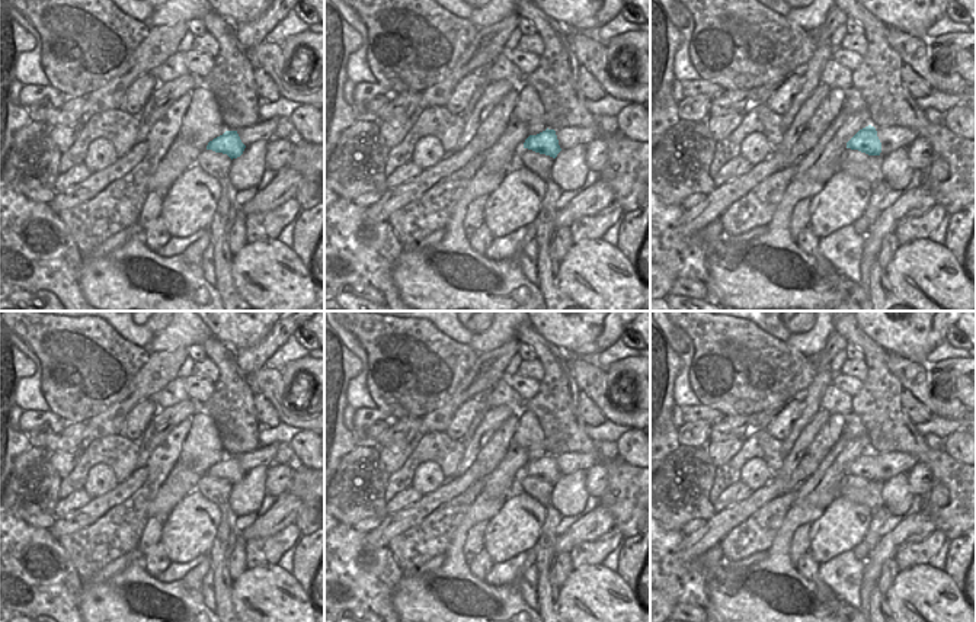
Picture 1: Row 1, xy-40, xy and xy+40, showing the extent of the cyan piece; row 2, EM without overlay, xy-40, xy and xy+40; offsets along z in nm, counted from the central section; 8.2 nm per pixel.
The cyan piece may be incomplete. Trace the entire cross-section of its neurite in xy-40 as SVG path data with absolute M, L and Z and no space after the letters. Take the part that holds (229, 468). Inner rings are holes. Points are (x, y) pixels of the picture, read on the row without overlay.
M225 456L223 461L208 468L207 475L227 480L231 485L243 480L246 471L241 468L237 456Z

